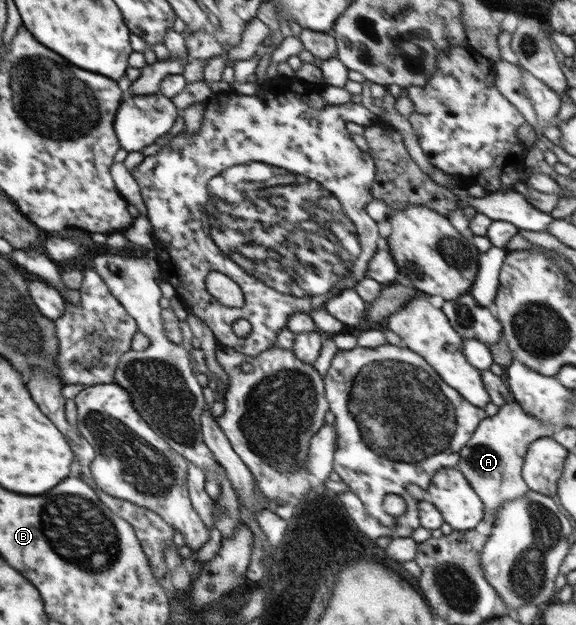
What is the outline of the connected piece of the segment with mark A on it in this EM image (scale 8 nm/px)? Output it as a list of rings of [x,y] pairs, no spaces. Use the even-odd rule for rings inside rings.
[[[515,401],[506,403],[497,414],[481,420],[468,446],[460,452],[455,468],[465,476],[473,491],[481,498],[484,519],[489,525],[494,525],[499,508],[506,501],[519,499],[530,491],[522,476],[522,462],[529,445],[541,437],[552,437],[558,430],[552,423],[543,423],[525,413]]]

